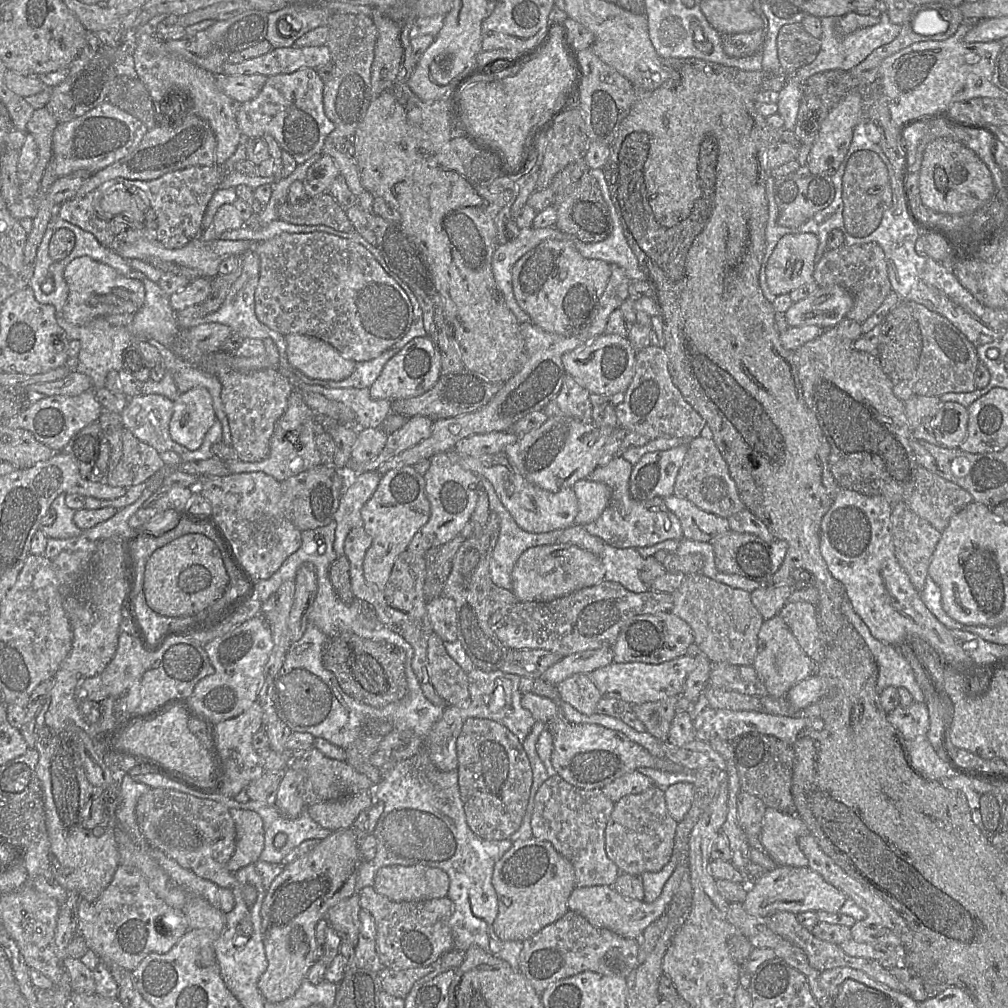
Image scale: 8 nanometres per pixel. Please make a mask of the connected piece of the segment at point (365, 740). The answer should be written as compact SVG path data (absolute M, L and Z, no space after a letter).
M386 719L367 721L358 737L345 748L345 761L357 772L365 775L373 785L381 780L380 771L370 763L370 756L378 749L381 740L394 730L392 723Z

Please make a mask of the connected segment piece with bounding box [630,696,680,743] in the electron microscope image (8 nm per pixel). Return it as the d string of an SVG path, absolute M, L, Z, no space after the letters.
M670 696L654 702L633 704L630 710L646 727L646 732L662 743L667 742L671 723L675 717L675 705L680 696Z

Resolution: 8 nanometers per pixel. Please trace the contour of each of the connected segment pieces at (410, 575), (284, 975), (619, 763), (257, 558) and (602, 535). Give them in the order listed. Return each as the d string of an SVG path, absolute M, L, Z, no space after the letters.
M363 527L353 528L344 541L344 555L350 563L351 591L355 598L369 602L376 612L379 622L402 636L413 648L412 669L418 679L424 696L435 706L446 706L445 701L436 693L430 683L427 669L428 639L433 633L427 613L427 601L424 598L424 581L426 577L425 554L403 551L397 556L389 579L382 589L376 588L364 578L363 561L366 551L372 544L372 538Z
M349 829L331 832L310 852L283 867L266 891L261 907L261 933L267 969L257 986L266 1002L279 1003L291 997L307 979L315 963L316 925L328 910L356 893L361 858L354 833Z
M528 692L521 697L521 705L523 708L531 712L536 721L546 724L548 730L553 735L553 751L551 755L552 766L561 778L569 784L582 789L601 789L606 784L612 782L616 778L624 774L637 770L639 767L649 767L664 772L682 772L686 768L680 764L674 763L667 758L658 758L651 755L645 748L629 740L623 733L600 726L597 724L579 724L567 721L555 701Z
M263 472L200 478L195 491L211 504L210 515L228 539L237 561L256 580L270 578L301 546L301 531L280 510L281 483Z
M622 457L597 467L586 479L606 484L611 490L609 503L601 516L586 524L585 530L606 544L616 548L643 548L666 540L684 539L681 523L677 516L665 505L664 498L637 501L629 491L629 480L633 465Z

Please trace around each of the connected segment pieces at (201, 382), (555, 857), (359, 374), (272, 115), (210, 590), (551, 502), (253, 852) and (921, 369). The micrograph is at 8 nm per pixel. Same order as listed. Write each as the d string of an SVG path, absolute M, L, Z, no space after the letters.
M148 340L161 355L165 369L173 376L180 393L185 393L195 387L205 387L212 396L213 408L217 418L224 426L229 426L227 415L221 400L222 385L219 380L203 370L179 358L170 348L156 340Z
M531 837L512 843L495 863L491 883L498 906L492 924L494 933L501 941L523 942L568 911L567 901L575 888L575 871L550 842Z
M391 347L372 360L356 362L352 374L340 381L312 379L294 368L290 363L289 365L293 368L293 374L305 384L321 385L327 388L369 388L378 378L388 360L398 351L397 348Z
M313 68L268 77L260 93L239 107L236 119L243 139L271 135L297 164L322 153L326 137L335 129L324 112L324 84Z
M186 534L155 550L146 562L143 593L148 606L166 617L196 615L223 595L229 577L217 545L203 534Z
M454 451L447 452L451 452L451 459L461 467L491 483L502 504L509 511L517 525L524 531L546 533L565 530L575 524L578 502L572 488L550 492L531 484L511 465L503 452L477 457L460 455Z
M232 808L229 812L235 822L236 846L227 868L236 873L259 860L264 849L264 827L262 818L254 811Z
M913 301L902 302L912 311L922 337L922 351L916 372L907 381L913 394L940 397L946 393L973 392L976 389L974 376L980 361L974 345L942 315Z

